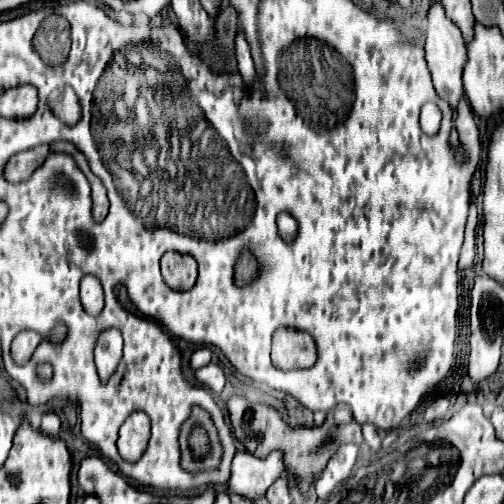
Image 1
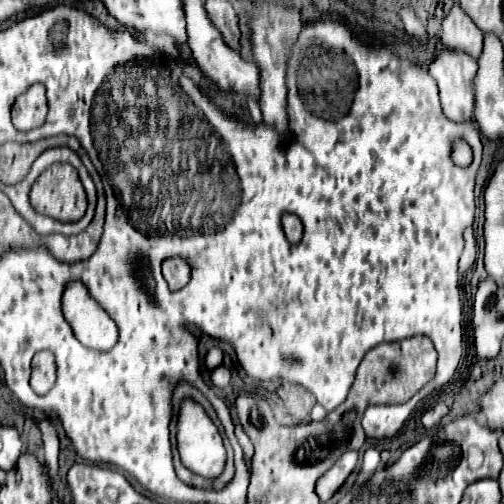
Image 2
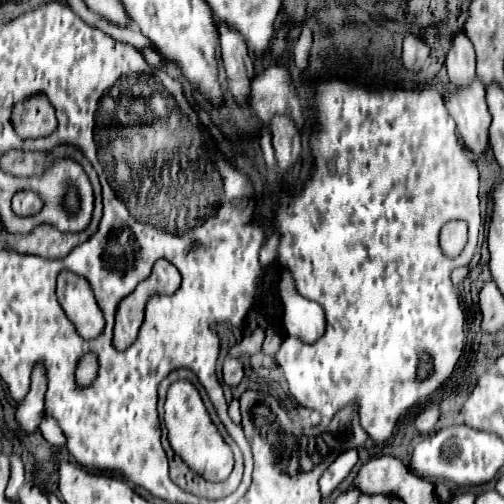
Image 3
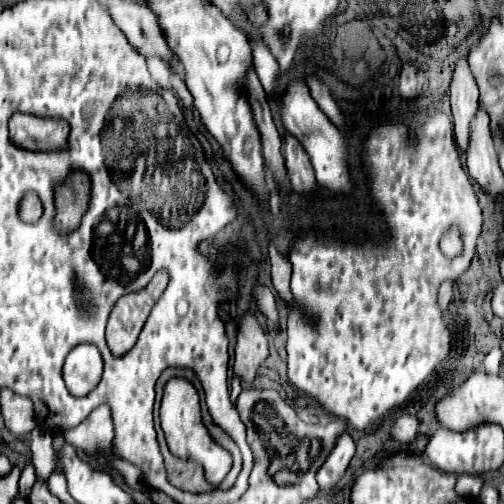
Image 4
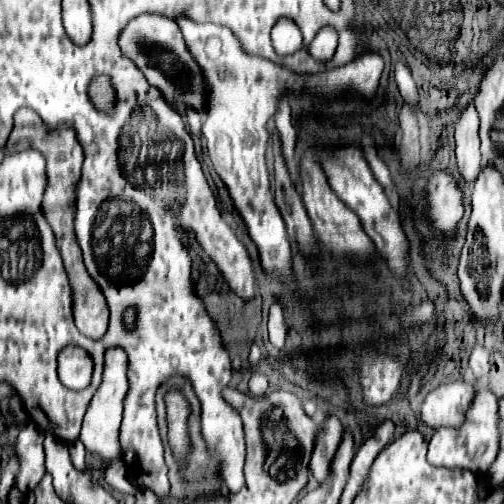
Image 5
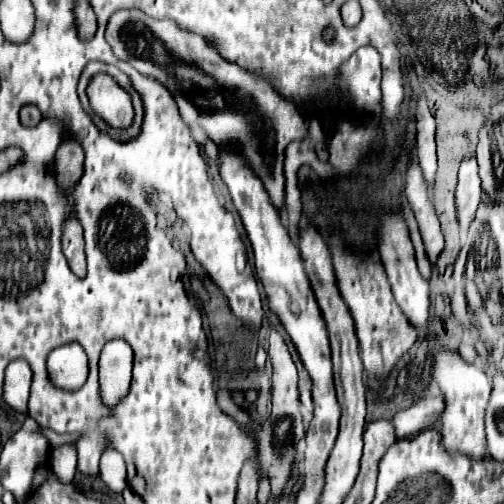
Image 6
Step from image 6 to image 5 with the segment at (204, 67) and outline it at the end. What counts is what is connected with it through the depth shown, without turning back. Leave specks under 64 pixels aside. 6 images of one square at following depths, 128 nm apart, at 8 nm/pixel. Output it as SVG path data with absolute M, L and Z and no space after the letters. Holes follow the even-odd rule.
M142 14L128 22L126 44L120 44L122 54L128 56L146 76L146 80L156 86L168 102L180 100L186 106L202 106L204 104L204 82L198 64L192 60L180 28L176 22L162 14Z

